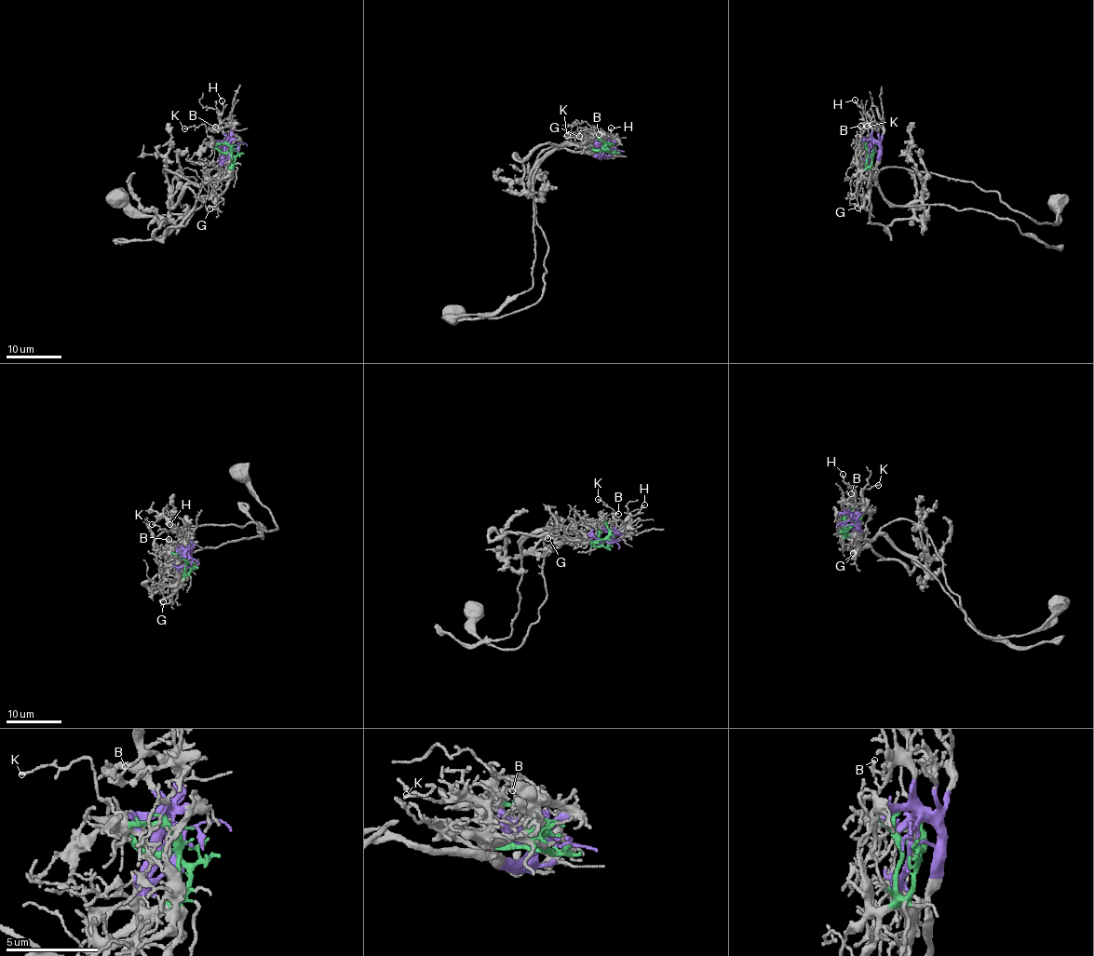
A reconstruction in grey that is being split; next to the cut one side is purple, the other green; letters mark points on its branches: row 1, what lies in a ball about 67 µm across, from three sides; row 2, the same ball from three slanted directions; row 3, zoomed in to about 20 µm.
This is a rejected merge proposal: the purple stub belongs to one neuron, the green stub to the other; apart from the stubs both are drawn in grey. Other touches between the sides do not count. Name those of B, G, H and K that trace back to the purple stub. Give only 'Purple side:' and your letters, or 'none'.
Purple side: B, H, K

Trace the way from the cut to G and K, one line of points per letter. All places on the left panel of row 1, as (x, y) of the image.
G: (232, 149), (231, 180), (221, 195), (223, 200), (210, 206), (210, 209)
K: (232, 149), (227, 143), (211, 140), (204, 125), (183, 128)

